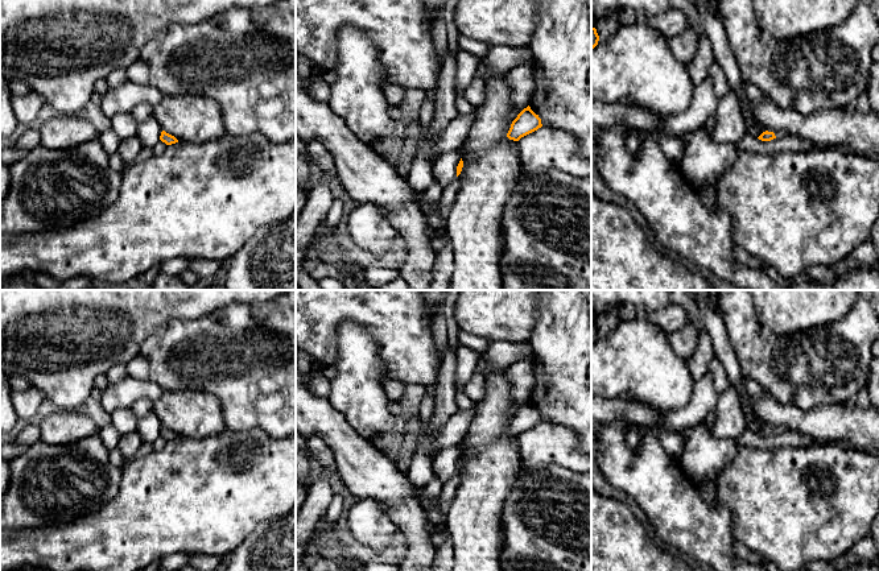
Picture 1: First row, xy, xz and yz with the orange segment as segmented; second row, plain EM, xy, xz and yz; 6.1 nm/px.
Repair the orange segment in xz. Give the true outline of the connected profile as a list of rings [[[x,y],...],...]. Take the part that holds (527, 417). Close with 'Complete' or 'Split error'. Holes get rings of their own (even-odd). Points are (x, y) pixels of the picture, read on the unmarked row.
[[[528,401],[512,417],[507,433],[509,435],[519,436],[521,433],[537,426],[541,422],[541,414]]]. Complete

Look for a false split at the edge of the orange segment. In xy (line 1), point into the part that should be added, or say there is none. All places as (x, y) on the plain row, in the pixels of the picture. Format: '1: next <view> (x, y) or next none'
1: next none

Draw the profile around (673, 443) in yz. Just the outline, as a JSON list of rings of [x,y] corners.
[[[660,433],[657,439],[668,455],[678,460],[681,459],[686,443],[684,435],[678,433]]]

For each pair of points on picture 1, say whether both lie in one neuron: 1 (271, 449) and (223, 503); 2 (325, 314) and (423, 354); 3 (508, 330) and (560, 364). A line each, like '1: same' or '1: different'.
1: same
2: same
3: different

